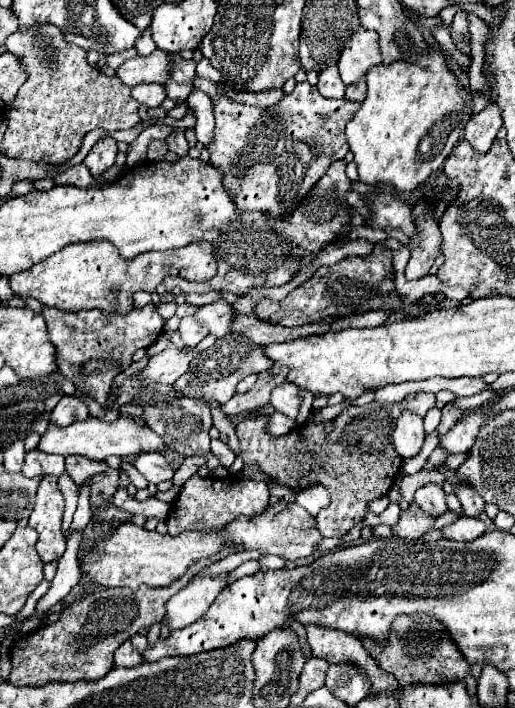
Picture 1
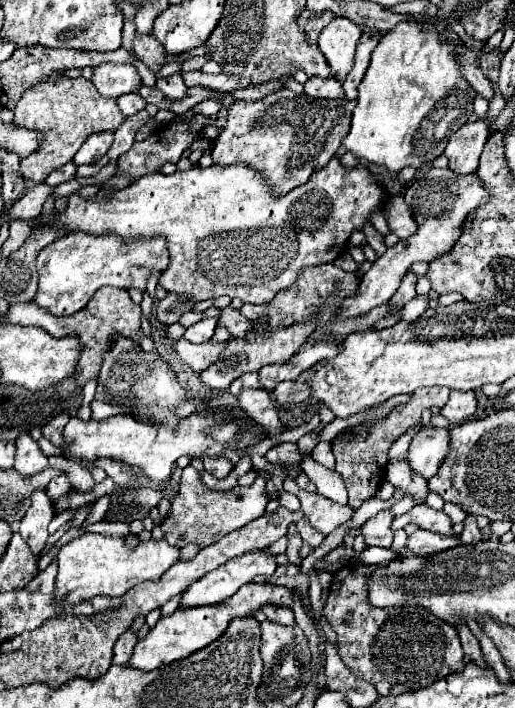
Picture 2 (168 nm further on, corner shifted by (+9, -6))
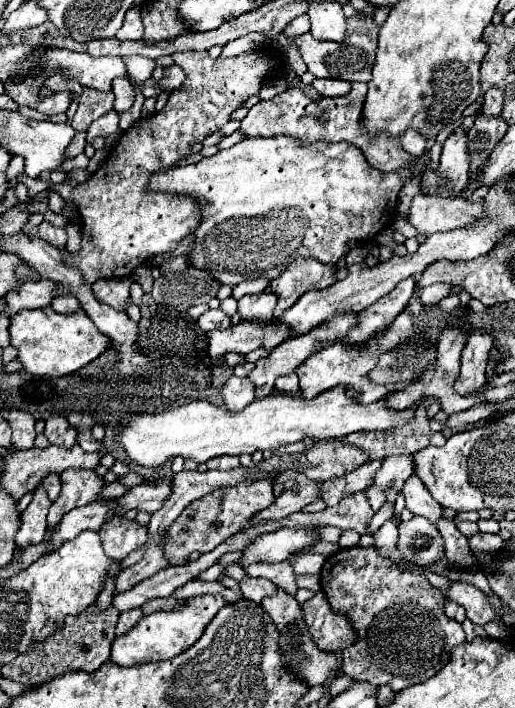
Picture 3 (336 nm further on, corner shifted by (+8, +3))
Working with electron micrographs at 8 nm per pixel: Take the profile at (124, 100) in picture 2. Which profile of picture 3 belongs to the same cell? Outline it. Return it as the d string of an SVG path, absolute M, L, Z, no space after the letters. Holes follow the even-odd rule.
M118 78L118 80L114 80L112 92L116 94L114 110L116 110L118 114L120 114L120 112L126 112L126 110L134 104L134 90L132 90L128 78Z

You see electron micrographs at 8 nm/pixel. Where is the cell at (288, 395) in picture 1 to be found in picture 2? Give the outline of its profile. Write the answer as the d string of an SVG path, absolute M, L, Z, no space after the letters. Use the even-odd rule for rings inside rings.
M243 389L237 397L237 403L243 411L247 411L257 423L267 427L271 433L275 433L275 439L283 433L279 415L275 405L269 399L269 393L263 389Z

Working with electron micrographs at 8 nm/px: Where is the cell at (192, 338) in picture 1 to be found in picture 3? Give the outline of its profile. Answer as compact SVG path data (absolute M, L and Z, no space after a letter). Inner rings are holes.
M220 308L218 310L208 310L204 312L196 324L200 326L200 330L208 332L208 330L226 330L230 326L230 316L224 314Z

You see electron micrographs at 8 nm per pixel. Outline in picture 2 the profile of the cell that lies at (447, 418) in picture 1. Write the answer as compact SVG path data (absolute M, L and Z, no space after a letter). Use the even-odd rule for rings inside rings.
M451 391L447 405L441 409L441 415L447 417L453 425L461 425L469 421L475 415L475 411L477 411L475 391L465 391L465 393Z

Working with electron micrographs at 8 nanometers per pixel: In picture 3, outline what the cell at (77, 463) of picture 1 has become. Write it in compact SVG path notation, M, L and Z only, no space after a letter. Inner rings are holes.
M48 474L44 480L42 480L42 486L46 488L50 500L56 500L60 496L60 488L62 488L62 482L60 482L60 476L58 474Z

